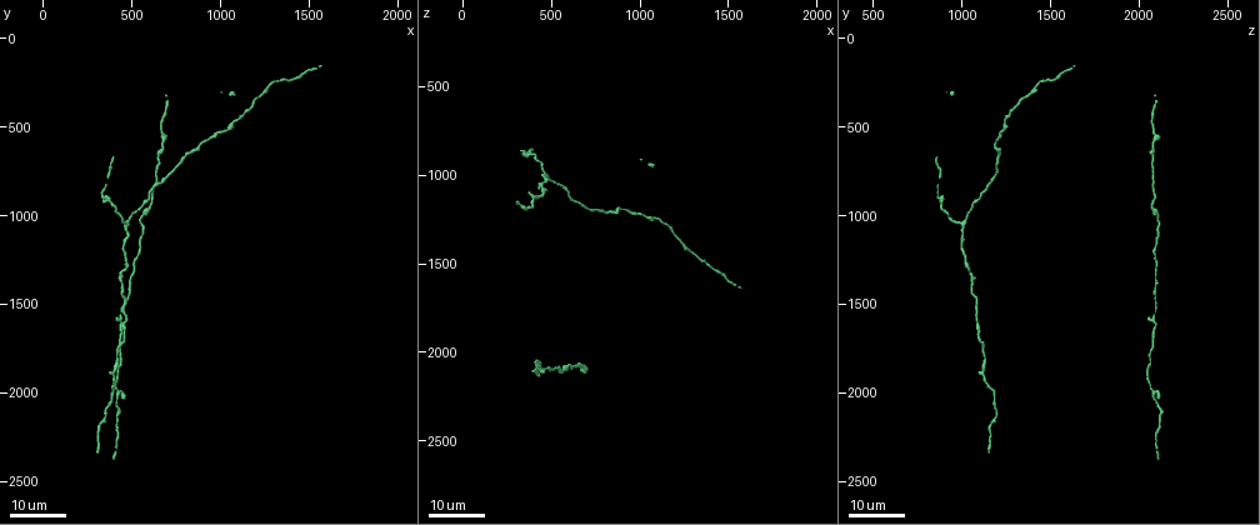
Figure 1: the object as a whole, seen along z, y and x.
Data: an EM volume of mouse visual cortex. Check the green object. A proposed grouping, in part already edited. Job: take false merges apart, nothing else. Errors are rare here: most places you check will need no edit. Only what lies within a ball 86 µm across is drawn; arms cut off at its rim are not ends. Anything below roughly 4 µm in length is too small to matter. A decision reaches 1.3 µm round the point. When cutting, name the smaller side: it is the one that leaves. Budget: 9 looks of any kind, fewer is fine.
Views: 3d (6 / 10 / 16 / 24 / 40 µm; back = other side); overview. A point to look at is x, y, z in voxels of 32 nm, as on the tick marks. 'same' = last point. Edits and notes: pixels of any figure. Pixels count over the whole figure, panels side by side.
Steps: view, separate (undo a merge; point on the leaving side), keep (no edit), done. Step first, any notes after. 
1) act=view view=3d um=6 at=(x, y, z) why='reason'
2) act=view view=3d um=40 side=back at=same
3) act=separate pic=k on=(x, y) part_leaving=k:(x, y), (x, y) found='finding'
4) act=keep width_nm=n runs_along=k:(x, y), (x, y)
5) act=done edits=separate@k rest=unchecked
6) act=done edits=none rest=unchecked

act=view view=3d um=24 at=(420, 1980, 2060)

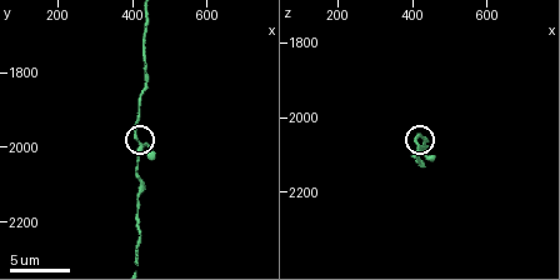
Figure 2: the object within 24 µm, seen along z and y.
act=view view=3d um=6 at=(420, 1970, 2070)

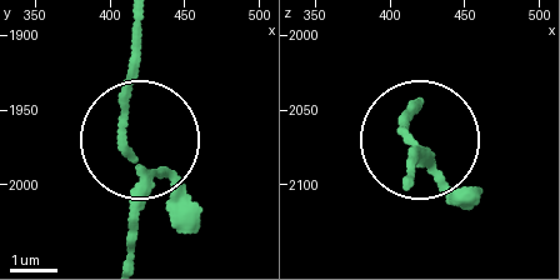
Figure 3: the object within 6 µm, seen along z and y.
act=keep arms=3 found='continuous, no second neuron'

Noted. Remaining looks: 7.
act=view view=3d um=16 at=(620, 920, 2080) why='sudden change in width'

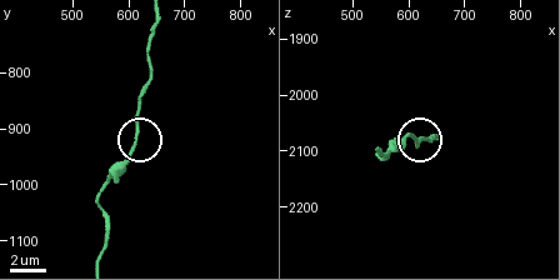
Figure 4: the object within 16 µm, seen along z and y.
act=view view=3d um=10 at=(605, 935, 2075)

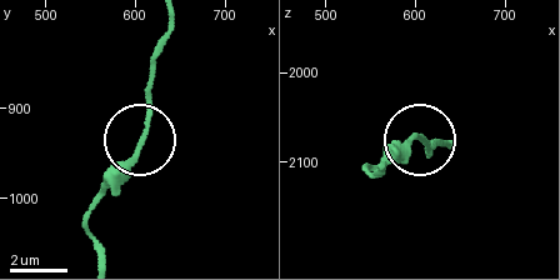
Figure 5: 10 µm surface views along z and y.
act=keep found='one neuron here'

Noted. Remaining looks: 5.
act=view view=3d um=16 at=(660, 640, 2080)

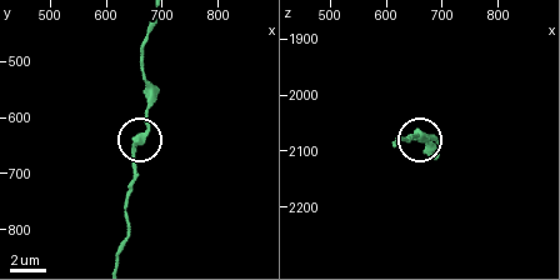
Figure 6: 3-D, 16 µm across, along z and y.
act=view view=3d um=6 at=same why='zoom in'

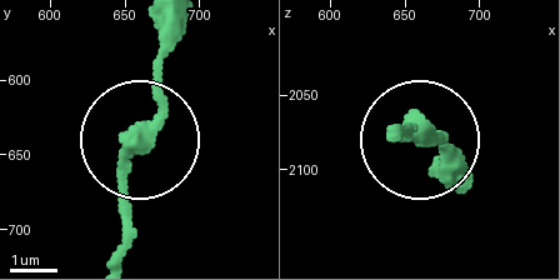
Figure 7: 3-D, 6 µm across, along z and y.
act=keep width_nm=320 found='all the same neuron'

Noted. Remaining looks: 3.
act=view view=3d um=16 at=(460, 1040, 1000) why='three-way junction'

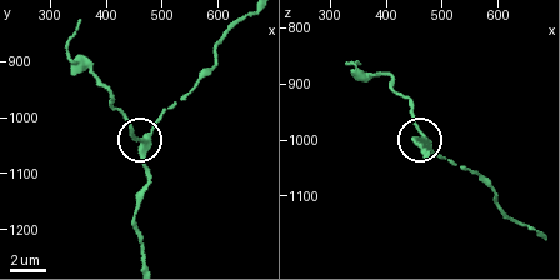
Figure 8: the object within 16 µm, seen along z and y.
act=view view=3d um=6 at=same why='closer look'

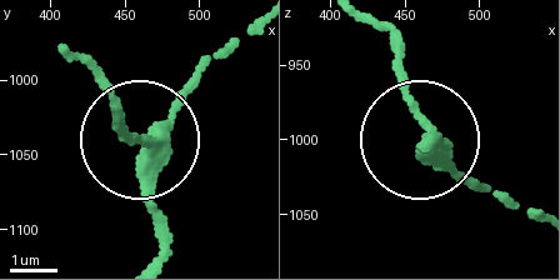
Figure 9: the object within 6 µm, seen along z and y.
act=keep side_arm_um=17 found='all the same neuron'

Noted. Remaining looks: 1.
act=done edits=none rest=unchecked

